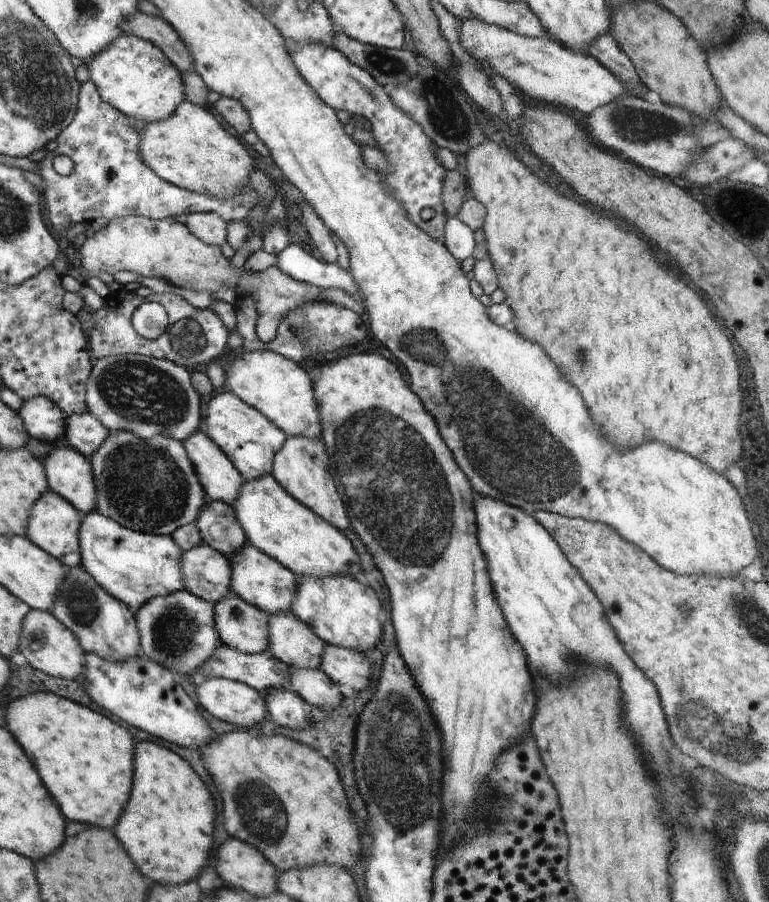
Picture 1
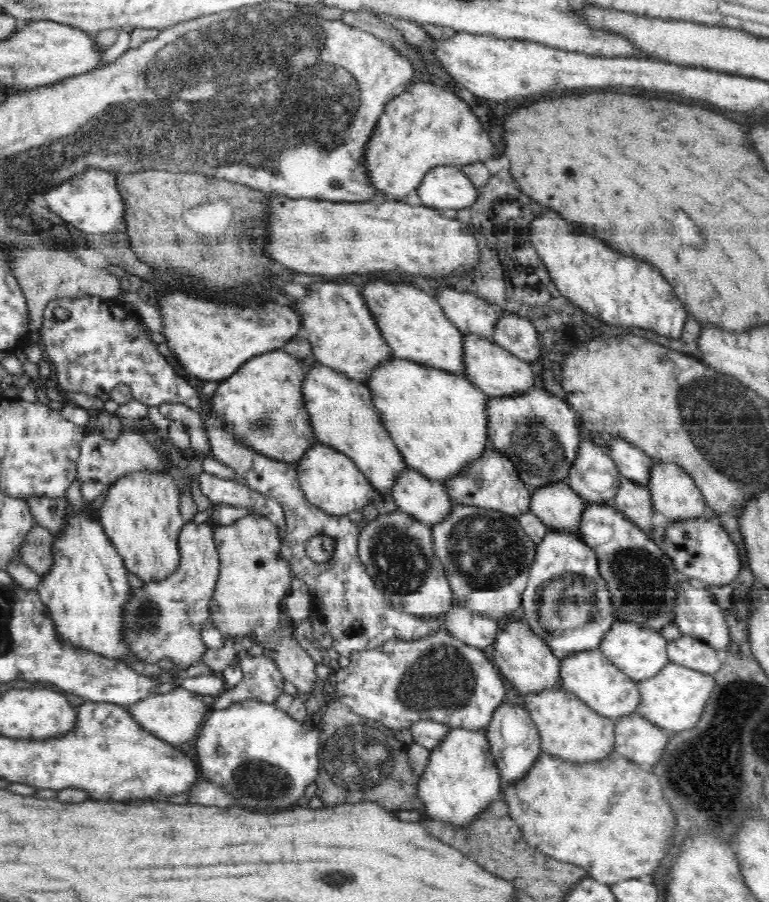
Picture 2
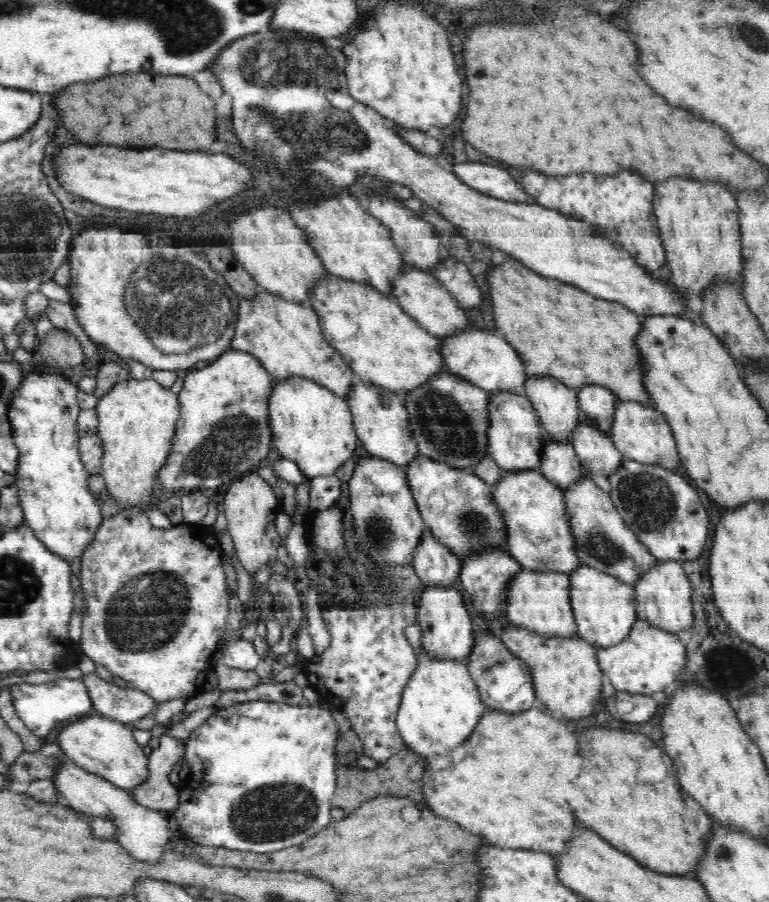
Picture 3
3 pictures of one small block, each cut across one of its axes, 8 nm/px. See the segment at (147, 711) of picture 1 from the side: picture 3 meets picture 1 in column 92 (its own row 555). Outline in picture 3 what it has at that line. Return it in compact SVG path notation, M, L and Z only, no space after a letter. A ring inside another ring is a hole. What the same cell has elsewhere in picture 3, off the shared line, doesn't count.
M628 459L623 460L620 465L611 473L608 477L608 480L611 484L611 492L610 496L617 508L617 511L620 513L620 516L624 519L624 522L634 531L635 537L638 538L638 541L642 542L644 546L649 550L650 553L654 555L656 559L677 559L678 561L682 560L686 565L688 560L696 560L700 554L702 554L702 550L704 550L704 544L706 544L706 540L708 540L708 514L706 514L706 510L704 510L704 506L700 504L700 498L698 498L698 492L688 484L688 482L680 475L676 473L676 471L668 470L662 466L656 466L653 463L641 463L636 459Z

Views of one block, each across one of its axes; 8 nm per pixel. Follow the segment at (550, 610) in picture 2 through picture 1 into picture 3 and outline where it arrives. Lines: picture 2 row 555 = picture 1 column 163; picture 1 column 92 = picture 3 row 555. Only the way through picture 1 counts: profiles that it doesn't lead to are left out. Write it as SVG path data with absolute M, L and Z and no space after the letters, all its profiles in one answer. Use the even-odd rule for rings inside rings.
M539 470L503 472L491 490L491 500L502 513L507 535L506 548L520 567L564 571L570 575L576 567L583 565L575 556L574 539L567 524L569 520L561 488L550 482Z

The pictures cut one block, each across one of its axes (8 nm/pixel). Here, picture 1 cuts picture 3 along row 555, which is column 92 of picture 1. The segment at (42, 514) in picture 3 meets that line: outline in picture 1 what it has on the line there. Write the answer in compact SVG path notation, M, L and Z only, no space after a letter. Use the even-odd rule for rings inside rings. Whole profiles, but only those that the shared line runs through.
M124 33L110 45L108 50L102 50L96 58L92 58L85 64L90 72L90 81L97 86L101 98L130 118L146 120L148 123L162 122L162 120L170 118L176 112L178 105L185 101L185 88L181 72L158 46L154 46L154 43L148 42L146 39Z

